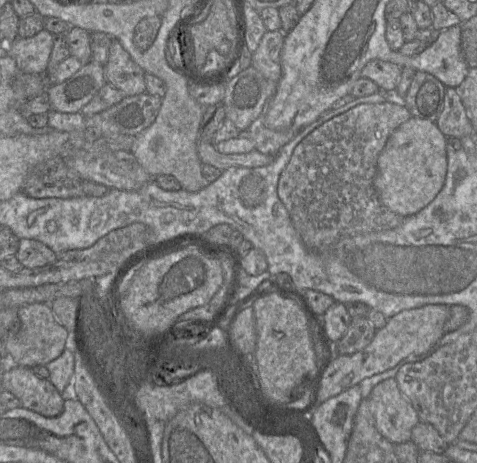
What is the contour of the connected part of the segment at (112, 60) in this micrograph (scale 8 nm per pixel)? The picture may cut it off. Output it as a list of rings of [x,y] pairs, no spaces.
[[[113,39],[109,50],[108,60],[104,65],[106,82],[122,91],[126,97],[139,95],[146,92],[145,73],[146,72],[133,61],[119,41]]]

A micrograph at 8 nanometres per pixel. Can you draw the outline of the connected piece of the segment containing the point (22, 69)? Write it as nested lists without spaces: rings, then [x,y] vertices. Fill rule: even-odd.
[[[45,28],[33,37],[17,38],[7,43],[9,55],[16,61],[19,73],[44,75],[53,48],[54,36]]]

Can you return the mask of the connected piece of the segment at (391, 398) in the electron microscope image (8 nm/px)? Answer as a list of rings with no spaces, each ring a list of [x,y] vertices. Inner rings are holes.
[[[396,379],[378,383],[368,398],[378,432],[394,445],[411,441],[412,429],[420,418],[400,391]]]

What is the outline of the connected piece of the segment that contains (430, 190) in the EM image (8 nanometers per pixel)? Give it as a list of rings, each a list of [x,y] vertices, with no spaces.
[[[412,116],[390,135],[381,151],[374,187],[385,207],[403,217],[409,217],[437,196],[444,186],[446,173],[446,136],[435,122]]]

